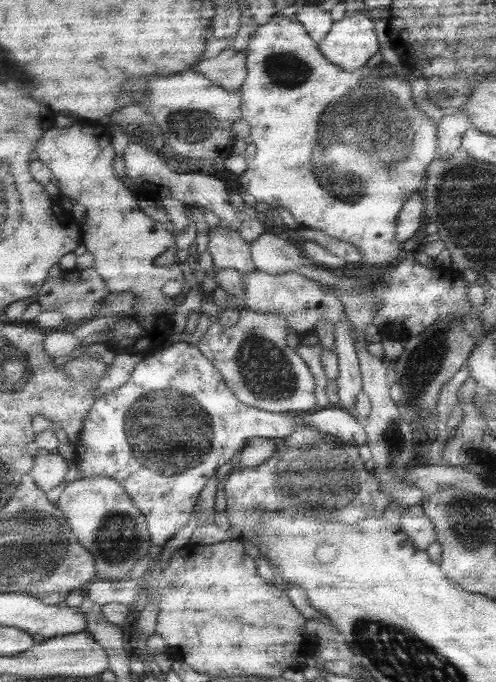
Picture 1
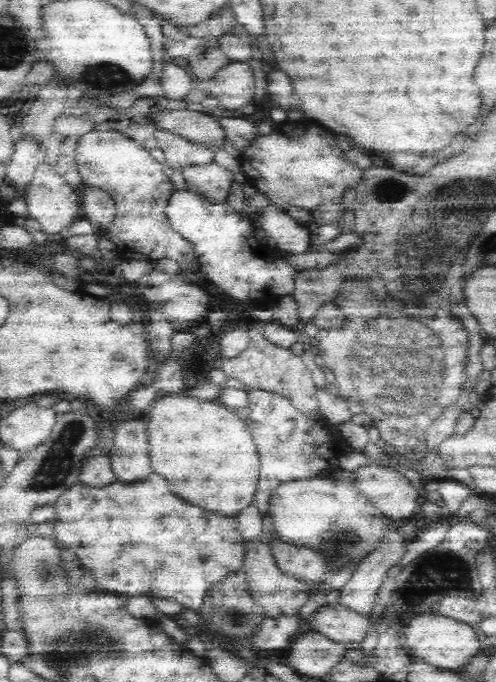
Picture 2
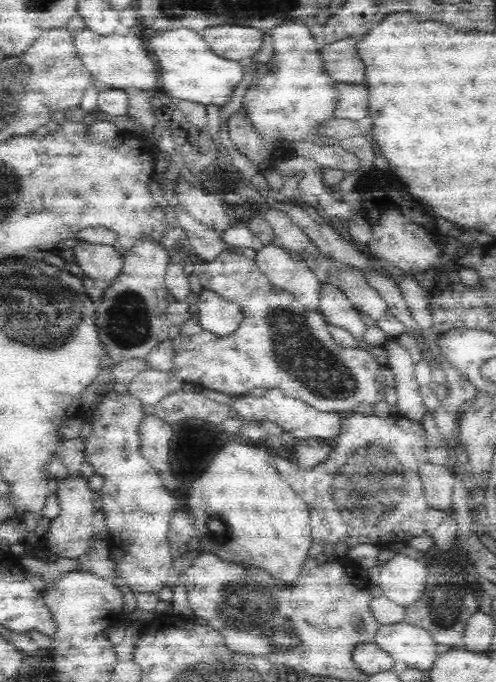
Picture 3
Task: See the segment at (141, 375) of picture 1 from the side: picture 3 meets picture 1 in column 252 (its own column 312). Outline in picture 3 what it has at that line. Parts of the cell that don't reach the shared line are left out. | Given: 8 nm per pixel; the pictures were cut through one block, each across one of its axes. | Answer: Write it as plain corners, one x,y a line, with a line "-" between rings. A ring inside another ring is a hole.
278,388
268,389
259,398
244,396
232,399
232,413
243,421
250,419
264,419
276,423
282,428
285,438
290,441
297,440
316,440
331,441
342,432
345,416
337,411
321,411
313,406
306,404
302,399
293,398

